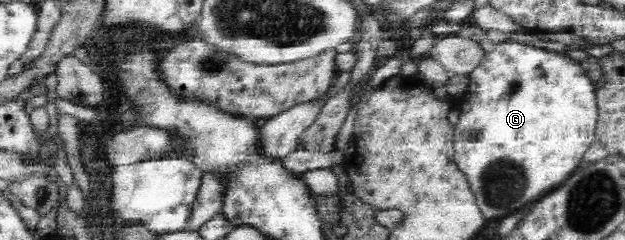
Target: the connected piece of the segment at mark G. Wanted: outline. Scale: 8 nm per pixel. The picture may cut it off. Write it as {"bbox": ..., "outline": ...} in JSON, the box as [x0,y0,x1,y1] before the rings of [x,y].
{"bbox":[453,39,598,221],"outline":[[[508,39],[496,44],[492,52],[485,54],[480,65],[467,74],[469,82],[466,92],[464,92],[464,100],[459,110],[459,121],[455,125],[453,145],[454,145],[454,162],[458,168],[466,175],[470,190],[475,194],[481,213],[490,221],[501,220],[512,216],[518,212],[520,208],[524,208],[530,202],[538,202],[540,198],[548,196],[550,192],[554,192],[565,180],[568,180],[574,170],[582,165],[583,156],[586,150],[590,148],[594,142],[596,134],[596,122],[598,120],[598,109],[595,90],[592,83],[587,79],[580,66],[572,61],[568,56],[557,52],[547,51],[546,49],[536,48],[516,40]]]}

